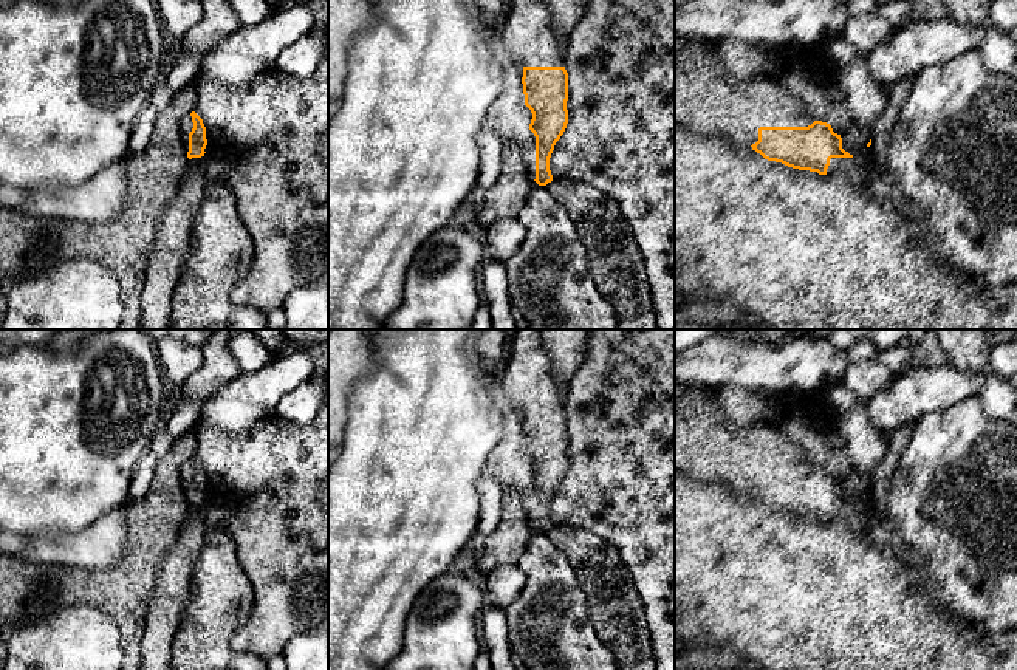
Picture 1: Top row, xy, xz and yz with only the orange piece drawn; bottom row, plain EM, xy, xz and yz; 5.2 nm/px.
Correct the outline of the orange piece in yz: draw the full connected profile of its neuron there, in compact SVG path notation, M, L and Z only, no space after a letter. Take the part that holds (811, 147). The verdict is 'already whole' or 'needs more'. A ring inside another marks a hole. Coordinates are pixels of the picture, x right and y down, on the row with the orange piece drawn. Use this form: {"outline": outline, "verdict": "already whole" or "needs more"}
{"outline": "M675 36L675 124L698 136L718 136L735 149L751 147L768 161L819 175L842 175L867 192L871 179L871 139L865 153L853 156L842 149L841 135L822 121L813 121L802 101L779 79L737 84L729 79L711 50L697 40Z", "verdict": "needs more"}

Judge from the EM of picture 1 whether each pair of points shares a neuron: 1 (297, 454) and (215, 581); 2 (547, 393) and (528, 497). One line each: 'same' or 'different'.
1: different
2: same

